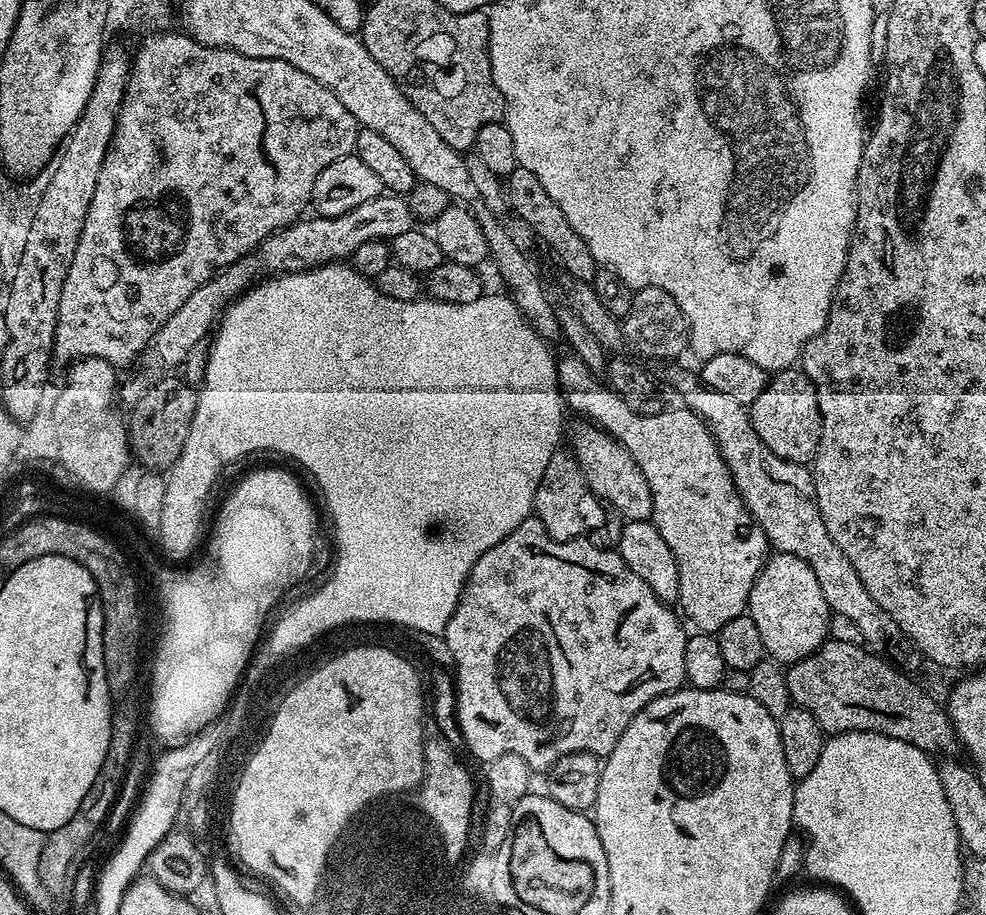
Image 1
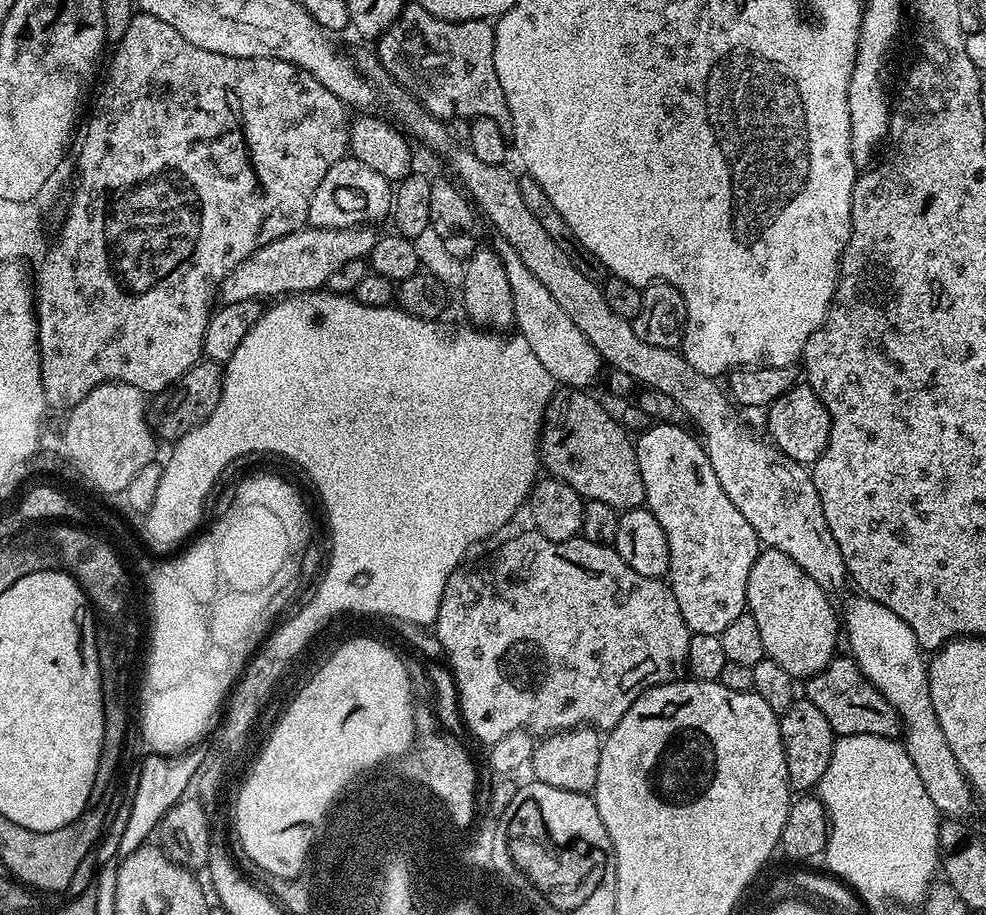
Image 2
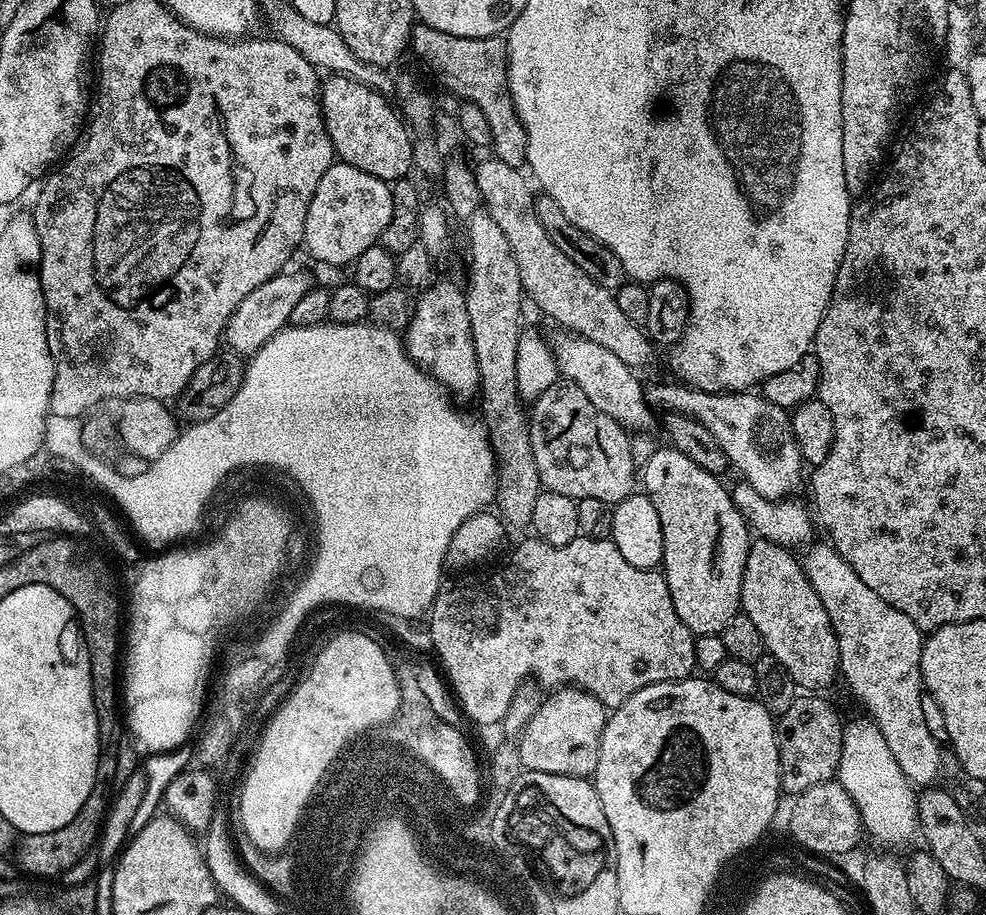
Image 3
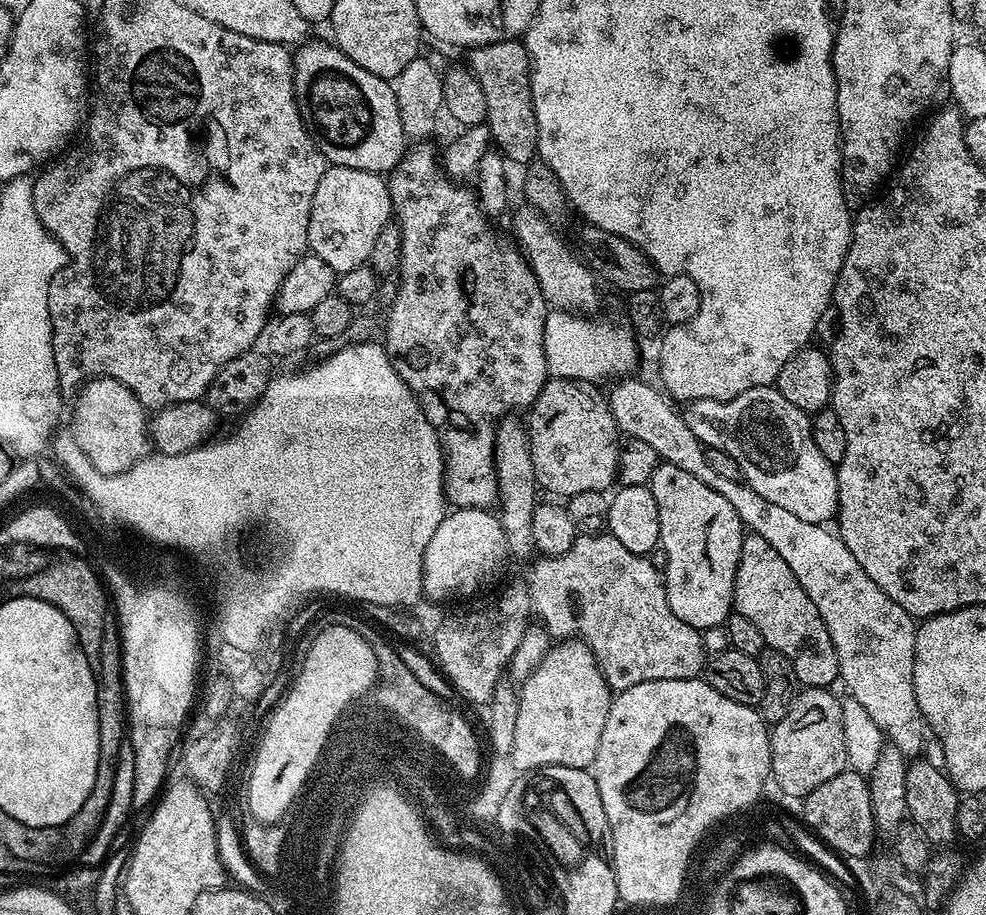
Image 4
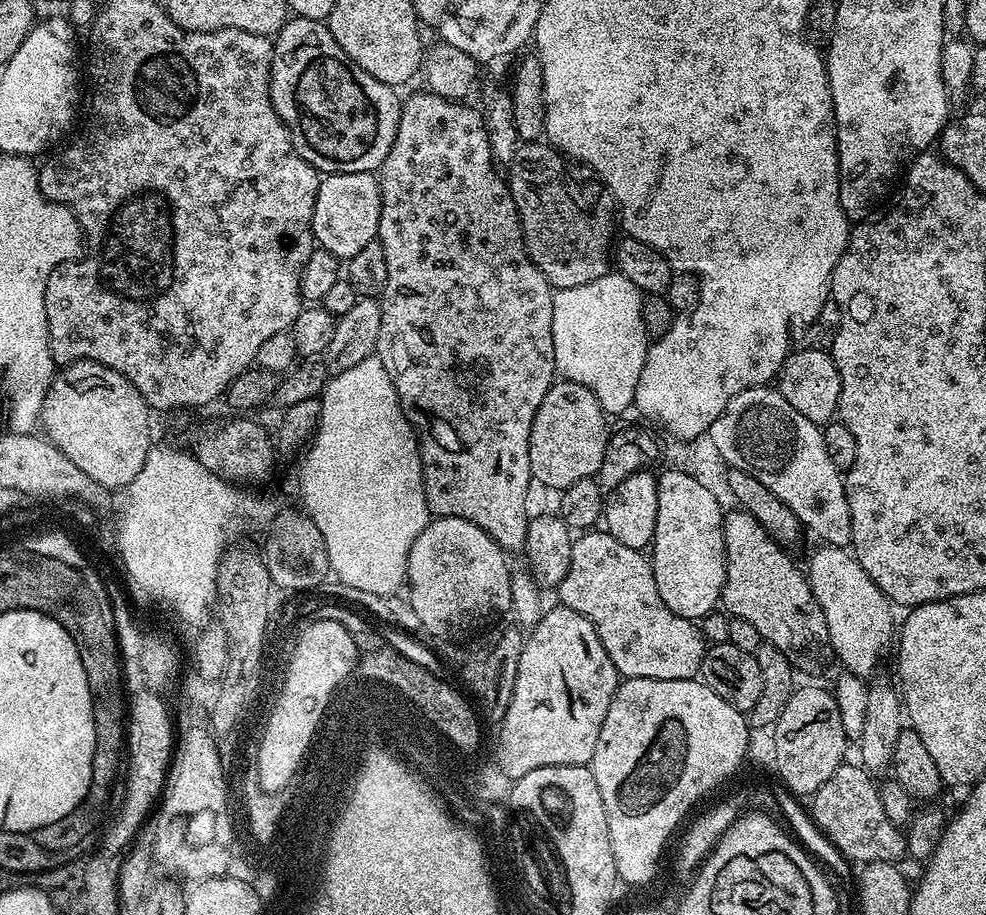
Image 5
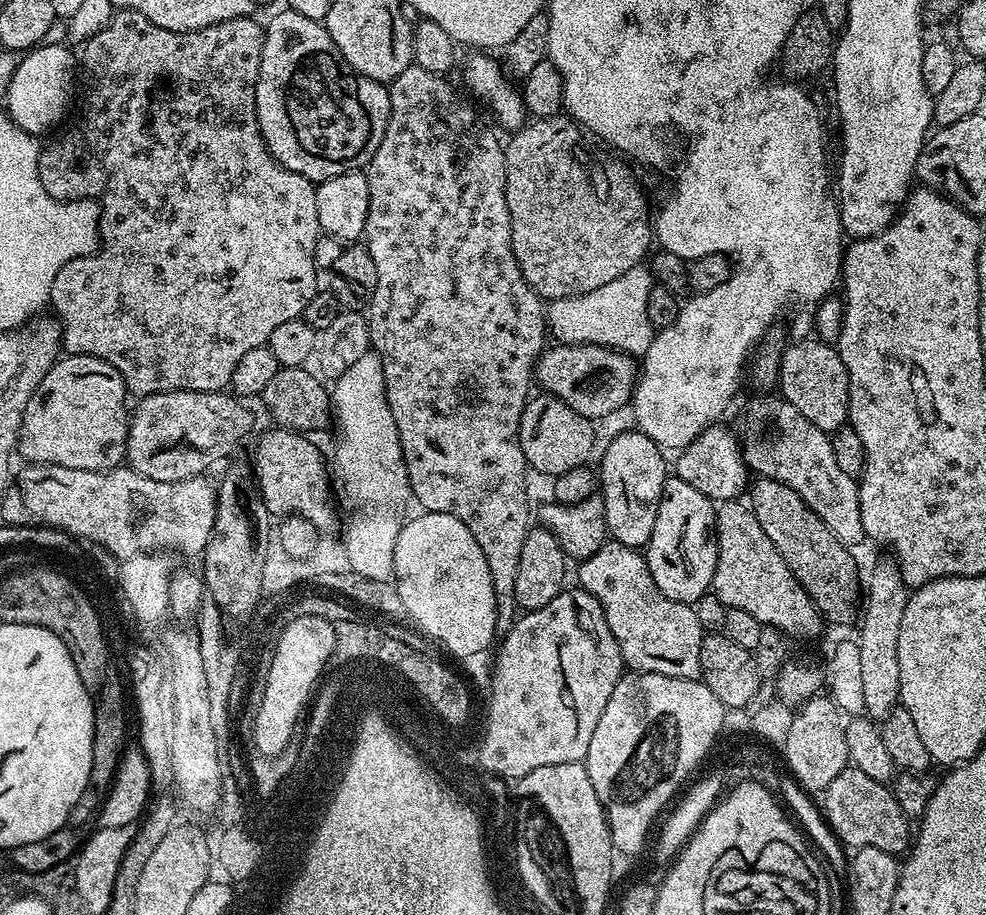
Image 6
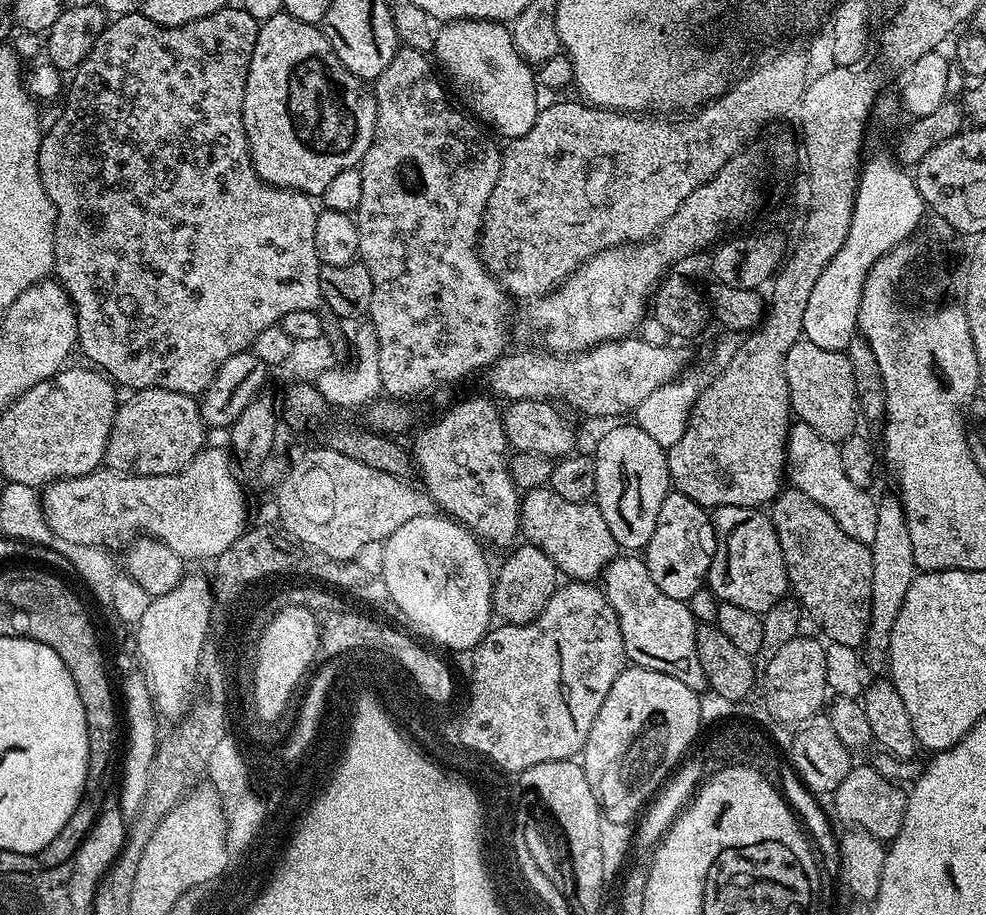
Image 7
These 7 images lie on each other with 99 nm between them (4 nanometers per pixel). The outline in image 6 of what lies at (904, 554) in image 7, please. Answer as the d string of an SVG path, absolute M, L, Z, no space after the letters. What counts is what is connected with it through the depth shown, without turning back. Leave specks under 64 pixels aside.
M891 559L884 560L876 569L872 572L872 577L867 577L866 580L866 595L862 600L862 616L864 612L864 621L860 624L860 636L858 635L858 654L860 655L860 668L862 673L862 691L863 691L863 703L864 712L867 714L869 719L872 720L883 720L885 717L892 712L892 710L900 704L900 671L898 670L898 630L902 630L902 614L906 614L906 602L910 595L909 588L904 585L904 579L900 573L899 566L894 563Z

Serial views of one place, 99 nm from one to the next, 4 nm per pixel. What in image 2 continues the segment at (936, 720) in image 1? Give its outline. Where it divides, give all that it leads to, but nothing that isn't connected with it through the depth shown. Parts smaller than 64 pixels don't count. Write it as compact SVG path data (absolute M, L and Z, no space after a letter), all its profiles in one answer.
M840 654L829 662L817 676L807 677L807 703L818 706L826 722L830 722L837 737L870 734L871 736L899 737L902 721L894 706L862 674L851 655Z

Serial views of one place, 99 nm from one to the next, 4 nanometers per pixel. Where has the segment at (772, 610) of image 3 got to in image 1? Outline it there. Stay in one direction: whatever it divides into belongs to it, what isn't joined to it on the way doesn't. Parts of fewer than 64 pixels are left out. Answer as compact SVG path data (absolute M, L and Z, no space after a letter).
M776 552L764 561L764 569L758 574L750 590L746 612L754 618L758 634L762 634L765 653L781 666L797 664L799 660L817 652L825 640L829 639L828 623L834 620L834 613L822 594L822 586L818 586L818 578L814 578L814 570L810 570L810 566L806 566L802 558L785 552Z

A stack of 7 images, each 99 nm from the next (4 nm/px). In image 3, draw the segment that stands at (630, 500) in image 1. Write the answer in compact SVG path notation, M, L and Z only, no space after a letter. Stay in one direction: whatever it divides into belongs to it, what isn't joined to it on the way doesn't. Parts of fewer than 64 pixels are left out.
M557 382L536 397L528 429L543 491L566 494L574 501L598 498L610 506L633 495L632 487L638 484L638 460L636 464L632 457L629 433L610 414L602 414L576 384Z

